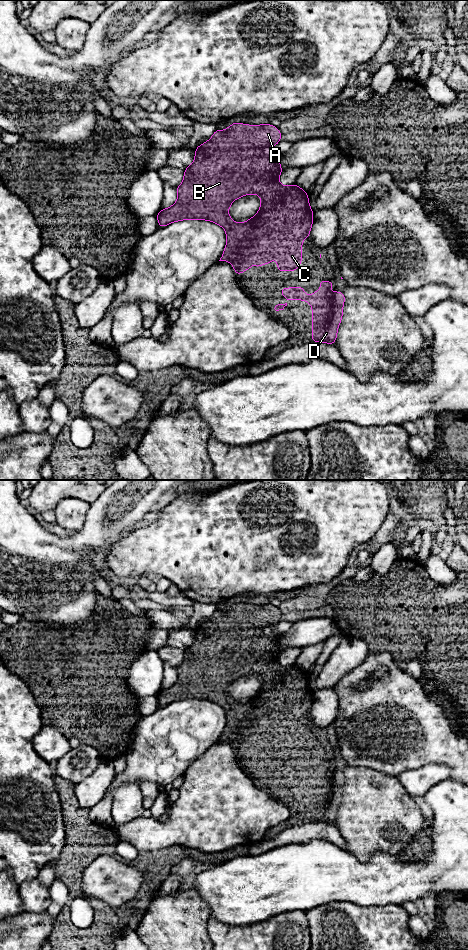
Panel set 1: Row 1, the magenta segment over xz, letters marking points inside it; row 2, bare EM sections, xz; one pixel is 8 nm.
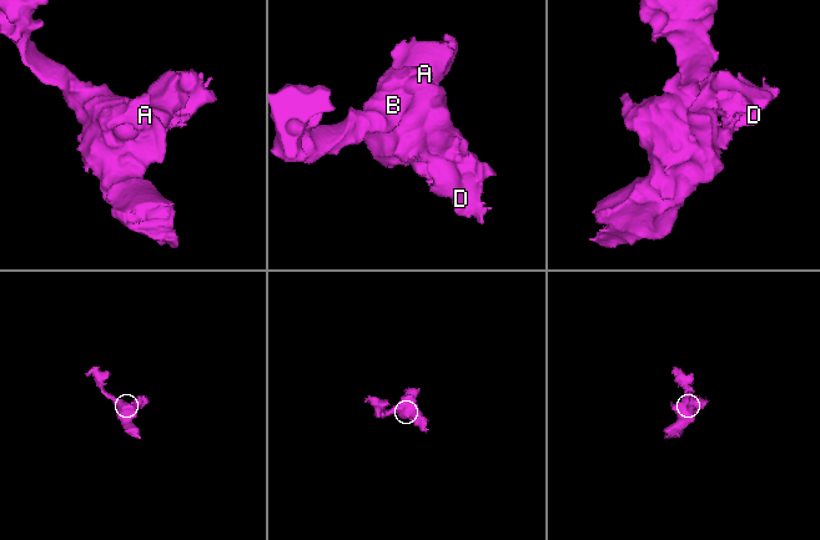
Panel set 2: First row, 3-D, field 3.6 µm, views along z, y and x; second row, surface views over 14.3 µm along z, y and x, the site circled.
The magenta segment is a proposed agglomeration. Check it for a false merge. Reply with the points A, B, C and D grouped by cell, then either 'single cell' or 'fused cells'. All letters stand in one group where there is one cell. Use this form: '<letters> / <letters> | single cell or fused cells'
A B C D | single cell

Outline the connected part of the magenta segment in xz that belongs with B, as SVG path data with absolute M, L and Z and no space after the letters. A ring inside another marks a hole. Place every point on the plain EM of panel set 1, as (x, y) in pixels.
M234 603L225 611L217 609L210 620L195 629L194 642L184 650L184 660L176 668L178 678L176 683L157 694L159 707L180 700L198 699L214 702L226 711L227 723L219 741L229 741L234 747L236 755L261 744L268 745L270 740L277 740L278 751L294 751L302 743L302 720L309 717L313 703L313 691L309 685L307 672L296 664L282 666L279 663L280 653L283 651L279 644L282 634L277 632L266 633L267 627L274 627L281 621L281 612L271 604L245 605ZM248 674L258 674L261 678L261 687L254 697L244 703L233 702L228 690L232 682Z

